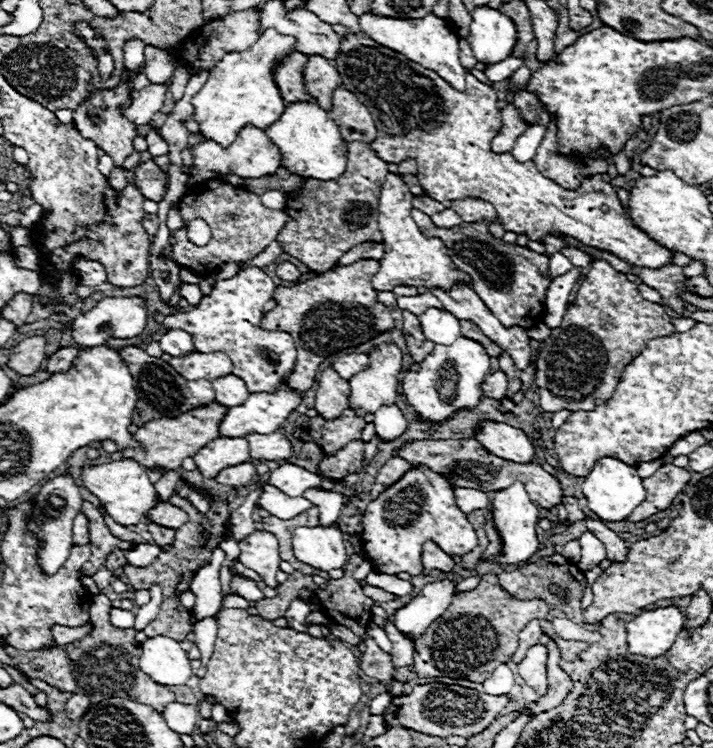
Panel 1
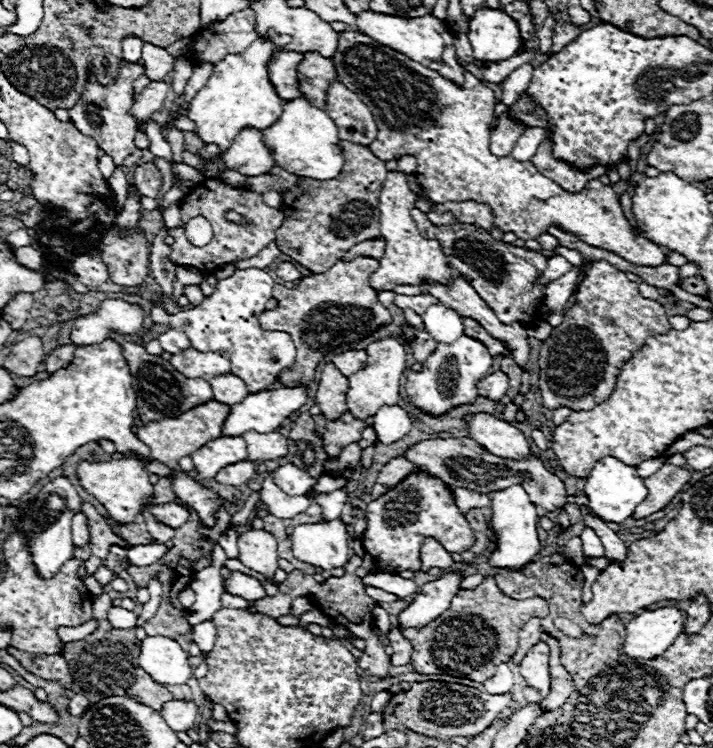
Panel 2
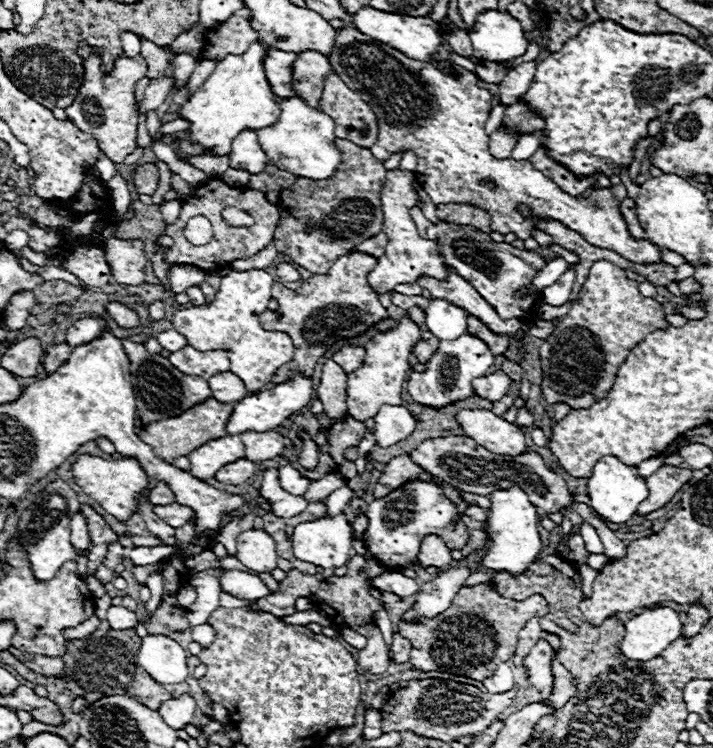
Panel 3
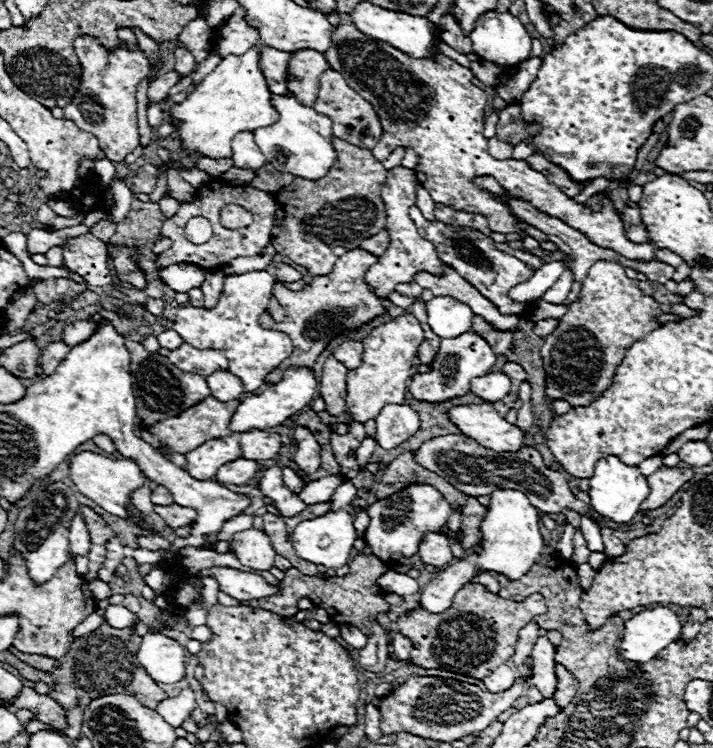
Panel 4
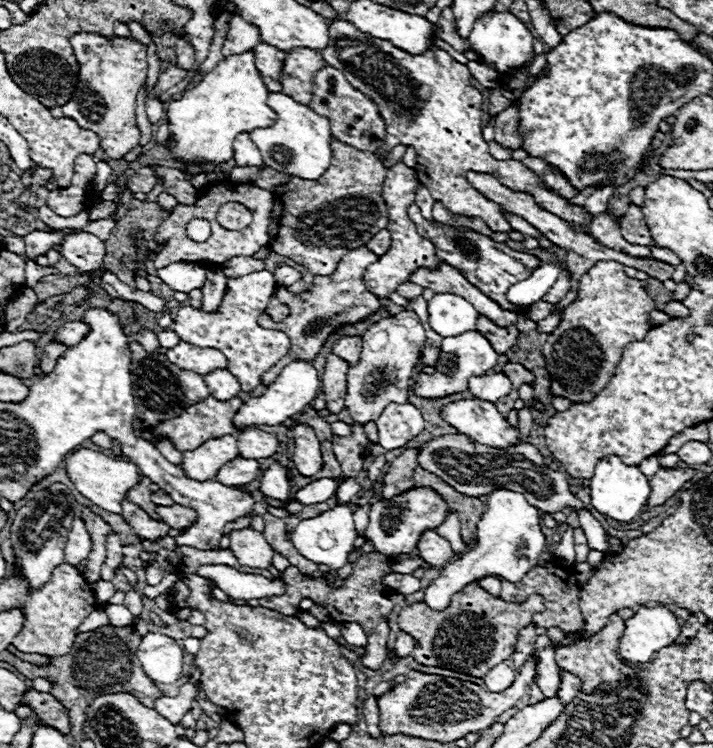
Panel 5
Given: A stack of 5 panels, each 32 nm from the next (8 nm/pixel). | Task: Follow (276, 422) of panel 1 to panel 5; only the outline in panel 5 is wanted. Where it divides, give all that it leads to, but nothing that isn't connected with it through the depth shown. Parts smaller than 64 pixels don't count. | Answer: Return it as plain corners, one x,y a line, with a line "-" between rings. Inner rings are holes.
296,360
296,362
290,362
282,372
280,376
276,378
274,384
270,384
266,388
266,394
260,396
260,398
250,398
244,402
244,406
240,408
240,412
236,414
234,422
240,426
240,428
248,428
252,424
270,424
270,426
276,426
276,424
282,424
284,420
292,418
294,414
302,412
320,392
320,374
318,370
314,368
312,362
306,362
306,360

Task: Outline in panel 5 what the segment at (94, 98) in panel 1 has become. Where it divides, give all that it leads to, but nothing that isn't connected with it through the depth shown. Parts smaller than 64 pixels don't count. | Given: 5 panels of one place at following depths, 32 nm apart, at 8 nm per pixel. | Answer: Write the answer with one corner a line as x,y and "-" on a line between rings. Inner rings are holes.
80,32
70,36
70,46
74,50
74,56
78,60
80,72
78,72
78,84
76,90
70,98
68,104
62,106
62,112
66,118
76,120
80,126
86,130
96,132
100,138
100,148
110,156
110,158
122,158
128,150
138,146
138,126
136,126
136,96
140,88
146,84
146,44
136,40
134,36
112,36
106,38
102,34
92,34
92,32

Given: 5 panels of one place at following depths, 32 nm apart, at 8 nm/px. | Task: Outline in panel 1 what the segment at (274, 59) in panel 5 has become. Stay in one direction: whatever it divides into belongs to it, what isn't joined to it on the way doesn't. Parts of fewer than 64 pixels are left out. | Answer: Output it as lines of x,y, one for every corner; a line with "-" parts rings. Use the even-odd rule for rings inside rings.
294,52
290,56
284,56
280,60
280,64
274,68
276,86
282,92
280,96
286,102
294,102
294,100
308,100
310,102
310,96
306,94
304,84
302,84
302,66
306,64
306,60
308,60
306,54

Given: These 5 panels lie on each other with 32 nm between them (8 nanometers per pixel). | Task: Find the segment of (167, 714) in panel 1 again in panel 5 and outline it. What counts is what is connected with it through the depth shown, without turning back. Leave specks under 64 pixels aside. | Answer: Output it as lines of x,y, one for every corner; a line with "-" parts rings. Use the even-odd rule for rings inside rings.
190,678
188,684
182,686
182,690
180,690
178,696
174,696
174,698
170,698
170,696
160,696
160,698
156,700
156,706
154,706
154,708
156,708
164,718
168,718
172,724
180,722
182,716
184,716
184,712
192,708
192,700
196,698
196,684
198,684
198,680
196,680
196,678

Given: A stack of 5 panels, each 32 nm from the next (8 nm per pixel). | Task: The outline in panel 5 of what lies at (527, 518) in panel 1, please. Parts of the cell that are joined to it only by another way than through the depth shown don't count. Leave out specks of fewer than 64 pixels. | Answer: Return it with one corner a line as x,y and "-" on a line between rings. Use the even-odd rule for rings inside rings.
494,490
488,496
486,512
476,524
476,544
448,562
442,574
426,588
424,600
434,610
444,610
458,590
470,582
478,582
486,576
498,576
506,582
520,582
540,562
540,554
546,548
546,536
540,526
540,510
524,500
522,494
510,490

